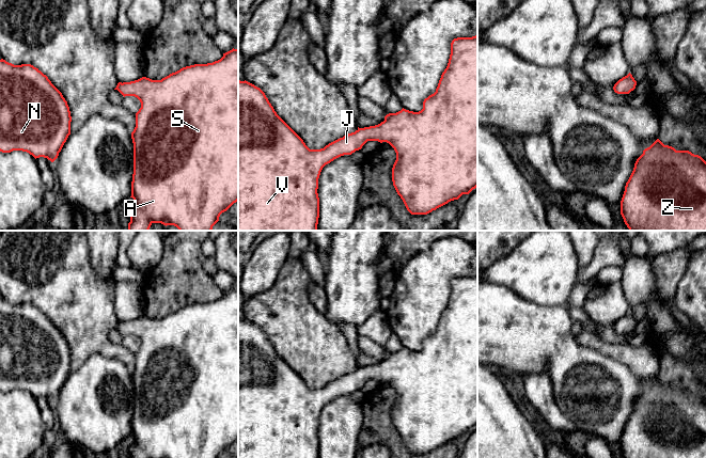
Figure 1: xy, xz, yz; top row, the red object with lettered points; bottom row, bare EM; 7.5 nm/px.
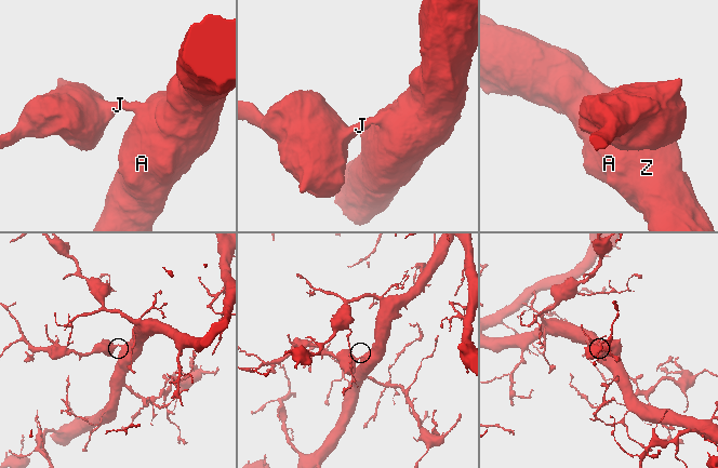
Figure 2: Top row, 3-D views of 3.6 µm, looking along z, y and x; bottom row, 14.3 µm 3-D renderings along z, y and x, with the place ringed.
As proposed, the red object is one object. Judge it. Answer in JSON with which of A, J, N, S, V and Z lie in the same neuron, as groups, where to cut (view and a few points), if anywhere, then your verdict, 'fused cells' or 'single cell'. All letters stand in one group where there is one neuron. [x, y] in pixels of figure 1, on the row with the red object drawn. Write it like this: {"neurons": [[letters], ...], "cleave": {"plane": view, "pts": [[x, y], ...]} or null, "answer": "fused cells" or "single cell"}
{"neurons": [["A", "J", "N", "S", "V", "Z"]], "cleave": null, "answer": "single cell"}

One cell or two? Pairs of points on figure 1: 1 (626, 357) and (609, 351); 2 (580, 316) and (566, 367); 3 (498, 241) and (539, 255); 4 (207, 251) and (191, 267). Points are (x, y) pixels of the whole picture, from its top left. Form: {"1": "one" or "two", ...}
{"1": "one", "2": "two", "3": "two", "4": "two"}

